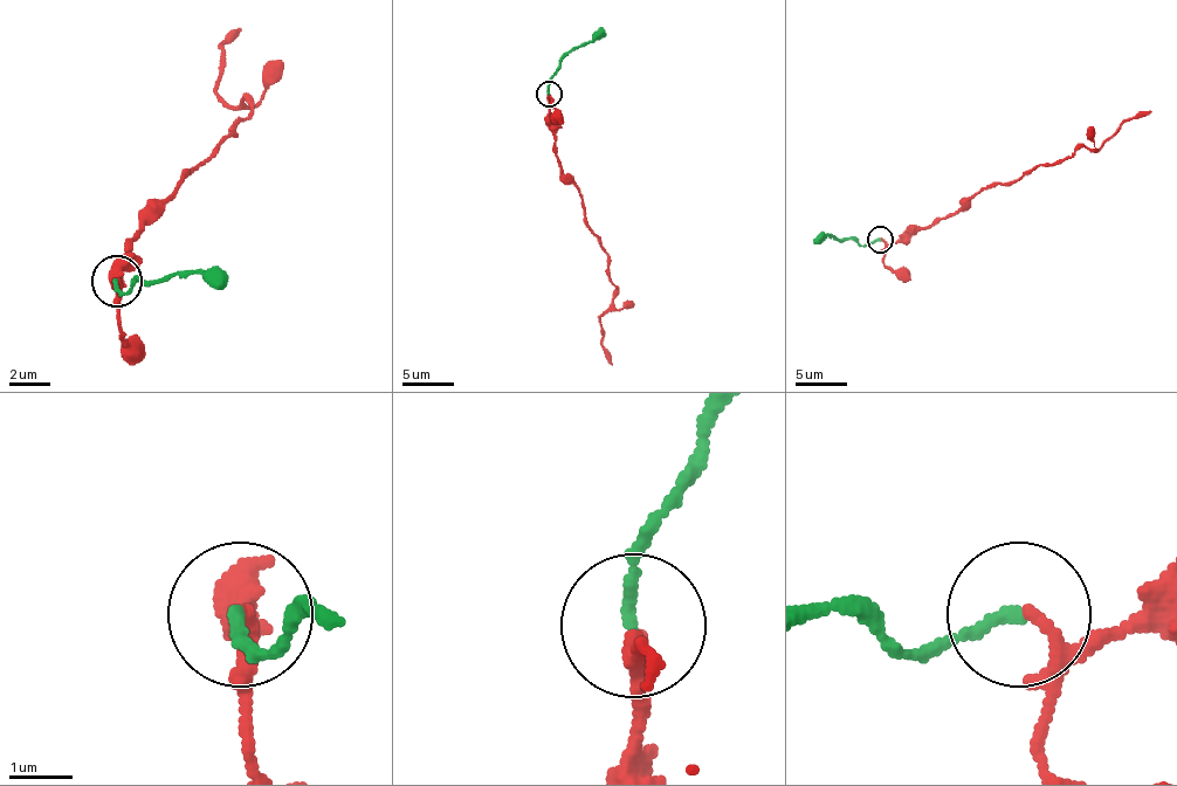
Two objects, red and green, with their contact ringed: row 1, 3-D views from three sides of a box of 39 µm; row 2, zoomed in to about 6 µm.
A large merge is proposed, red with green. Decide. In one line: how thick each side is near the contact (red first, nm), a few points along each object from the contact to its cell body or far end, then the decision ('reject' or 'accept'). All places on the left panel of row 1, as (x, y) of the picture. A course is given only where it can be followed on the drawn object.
160/180 nm | red via (115, 280), (121, 290), (140, 229), (252, 108), (241, 97), (232, 108), (217, 92), (221, 47), (241, 32) | green via (115, 280), (125, 295), (140, 280), (201, 275), (226, 284) | accept

